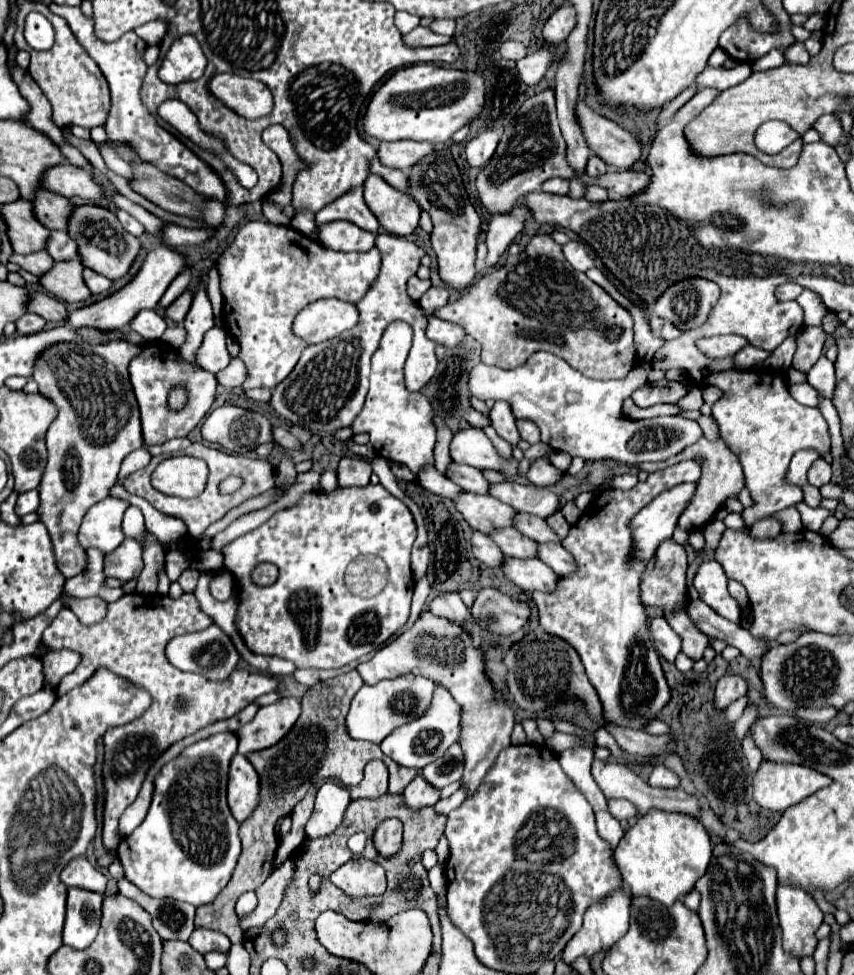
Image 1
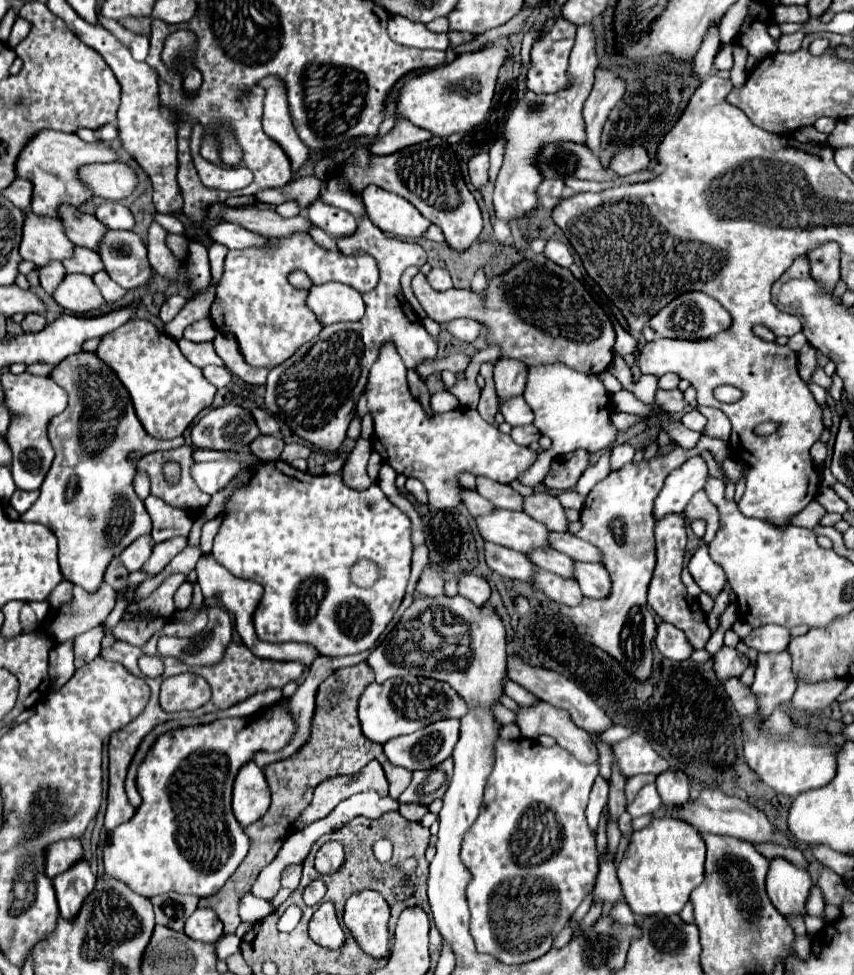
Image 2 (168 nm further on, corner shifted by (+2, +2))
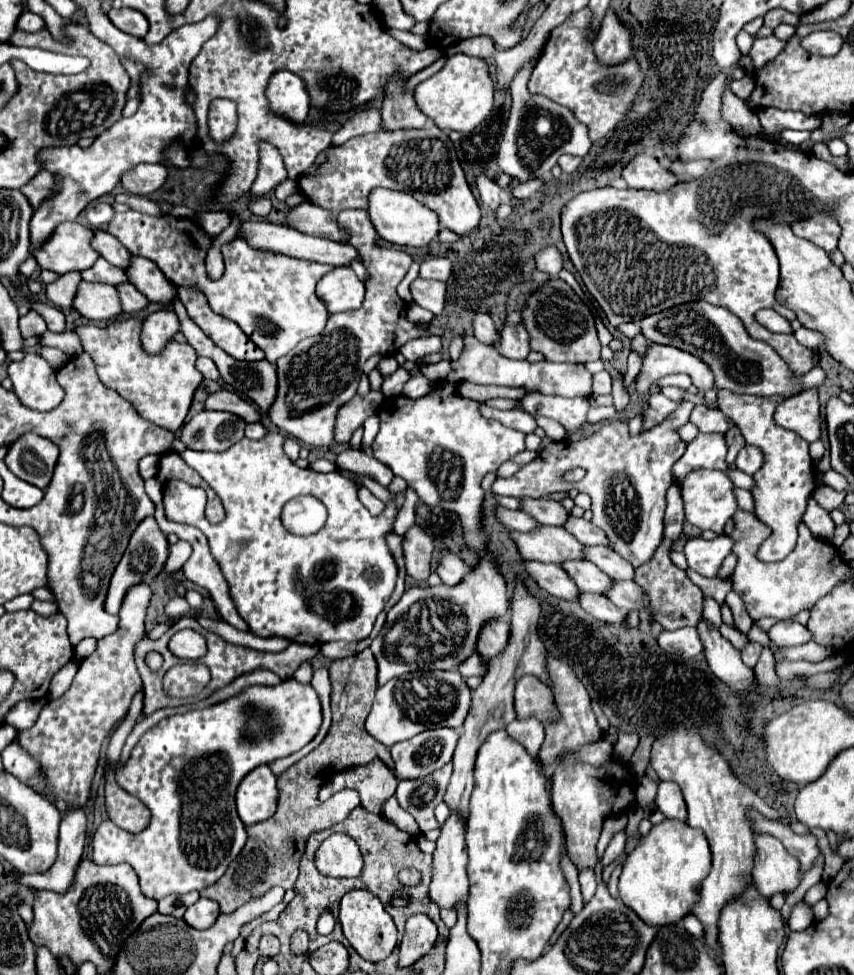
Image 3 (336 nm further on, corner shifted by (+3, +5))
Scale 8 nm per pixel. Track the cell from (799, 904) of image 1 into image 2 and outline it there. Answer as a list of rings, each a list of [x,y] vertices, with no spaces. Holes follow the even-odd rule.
[[[769,859],[767,873],[767,895],[781,915],[805,913],[805,901],[813,881],[805,867],[797,867],[789,859]]]

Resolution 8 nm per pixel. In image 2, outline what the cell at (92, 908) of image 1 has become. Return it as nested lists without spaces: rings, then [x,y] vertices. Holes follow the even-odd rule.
[[[79,859],[67,871],[51,879],[55,897],[57,897],[57,905],[59,905],[59,913],[65,919],[75,919],[79,905],[83,905],[83,899],[95,887],[95,879],[97,877],[91,873],[89,863],[85,859]]]

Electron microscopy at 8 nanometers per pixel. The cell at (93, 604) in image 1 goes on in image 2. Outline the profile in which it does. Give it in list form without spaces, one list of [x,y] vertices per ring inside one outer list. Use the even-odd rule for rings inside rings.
[[[61,581],[53,591],[51,595],[47,597],[47,603],[53,607],[53,609],[59,609],[63,603],[67,603],[71,599],[71,583],[67,581]]]

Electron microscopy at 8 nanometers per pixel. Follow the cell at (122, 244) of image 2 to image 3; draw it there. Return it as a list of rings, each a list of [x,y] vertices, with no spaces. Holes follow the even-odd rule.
[[[142,256],[130,258],[130,270],[126,270],[128,282],[136,286],[136,290],[142,290],[142,294],[152,302],[172,302],[174,298],[174,284],[166,280],[166,276],[160,272],[160,268]]]

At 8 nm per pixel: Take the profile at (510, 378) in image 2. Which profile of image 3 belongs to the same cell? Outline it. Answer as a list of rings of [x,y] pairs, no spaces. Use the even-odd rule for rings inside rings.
[[[522,324],[516,326],[506,326],[502,330],[502,342],[498,346],[498,352],[504,358],[512,358],[512,360],[526,360],[530,348],[528,348],[528,332]]]

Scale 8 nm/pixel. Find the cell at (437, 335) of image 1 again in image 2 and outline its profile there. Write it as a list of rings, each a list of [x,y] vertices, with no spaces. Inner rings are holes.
[[[455,319],[455,321],[449,321],[445,325],[445,329],[451,335],[455,335],[457,339],[467,341],[467,343],[473,343],[481,335],[483,325],[479,321],[475,321],[475,319]]]

